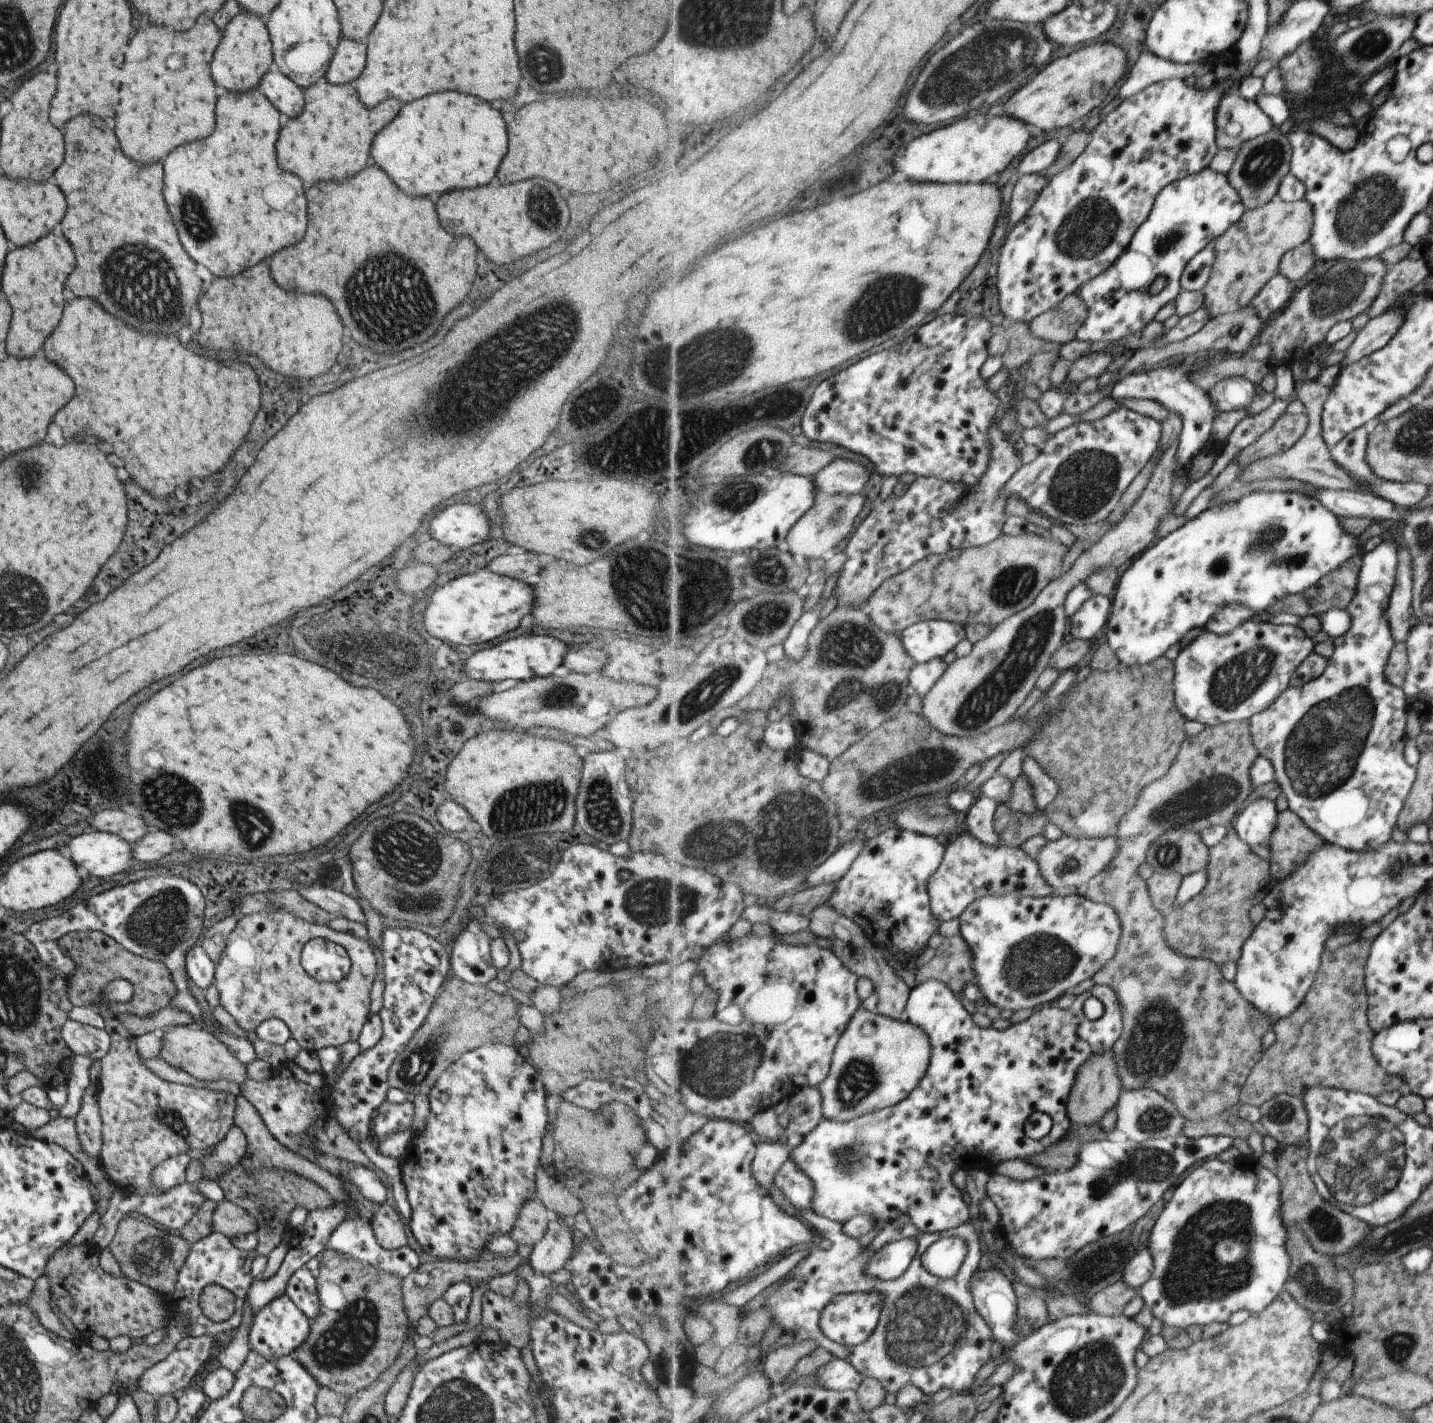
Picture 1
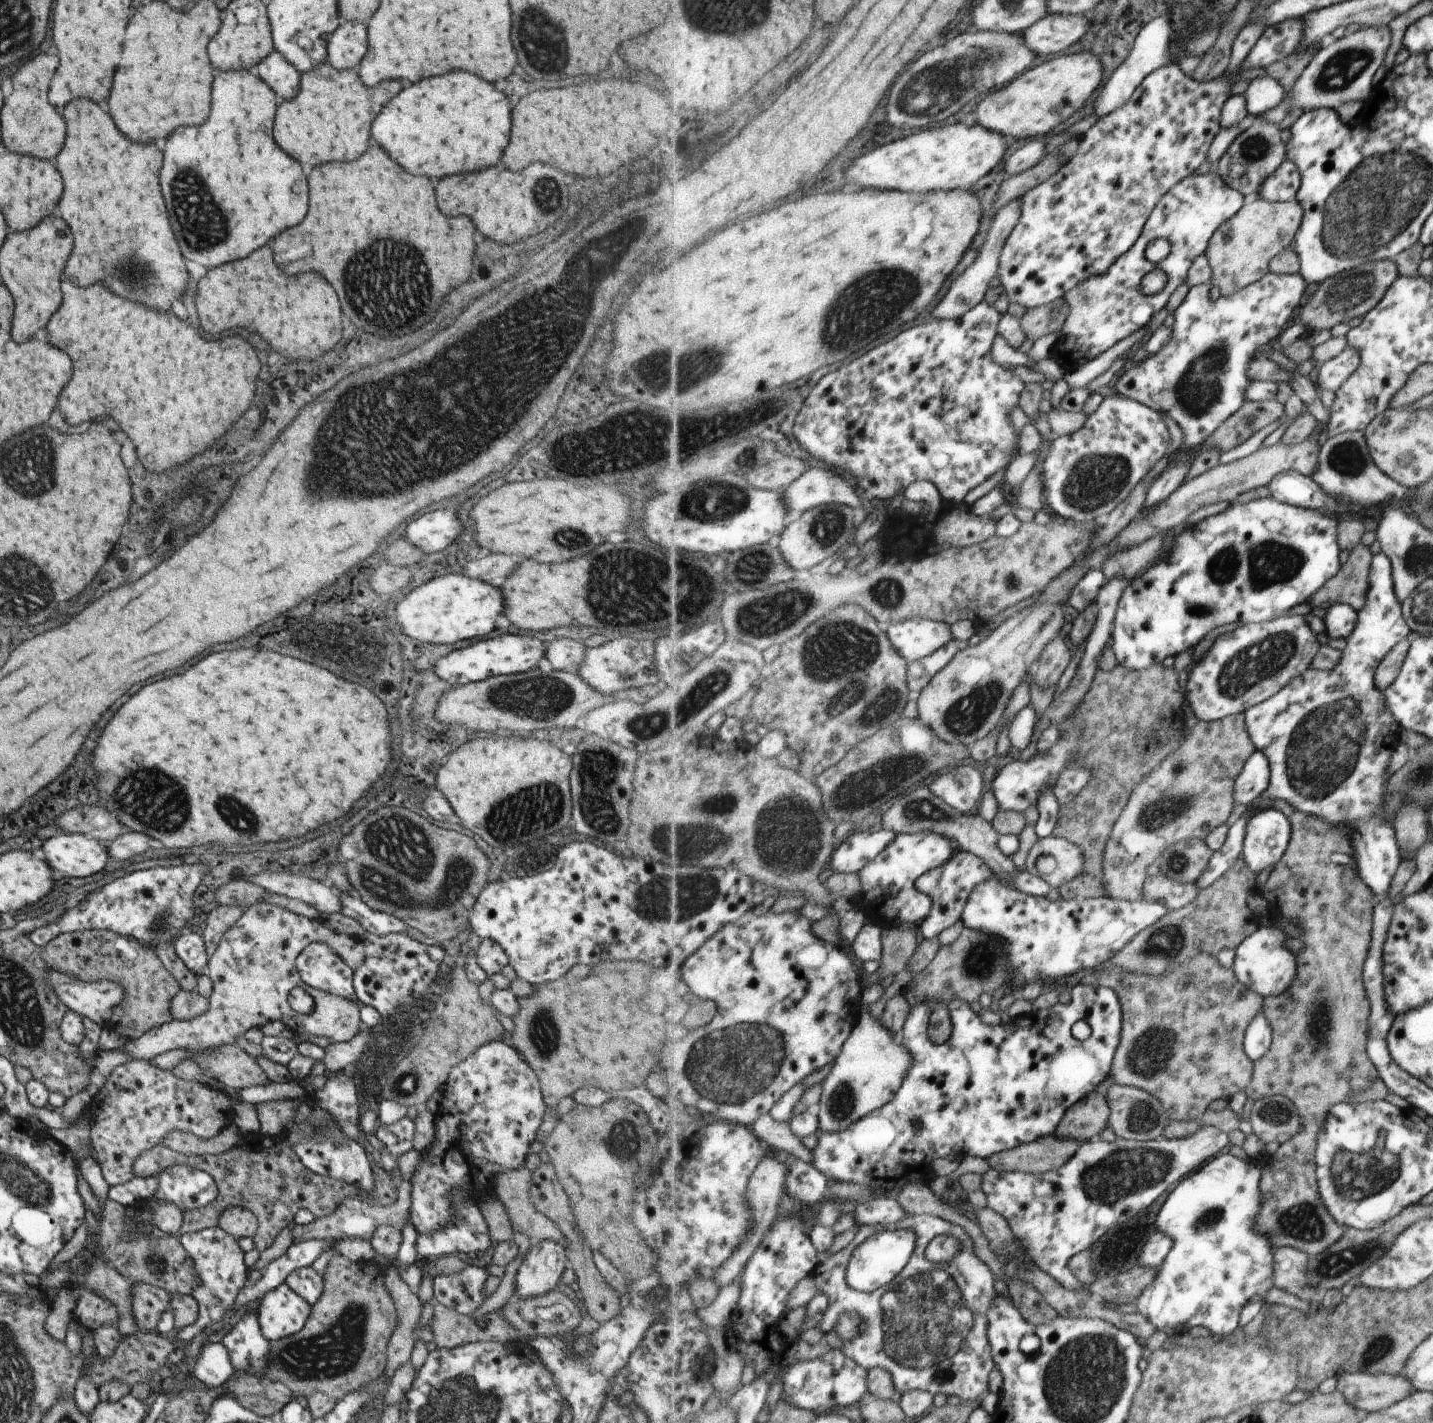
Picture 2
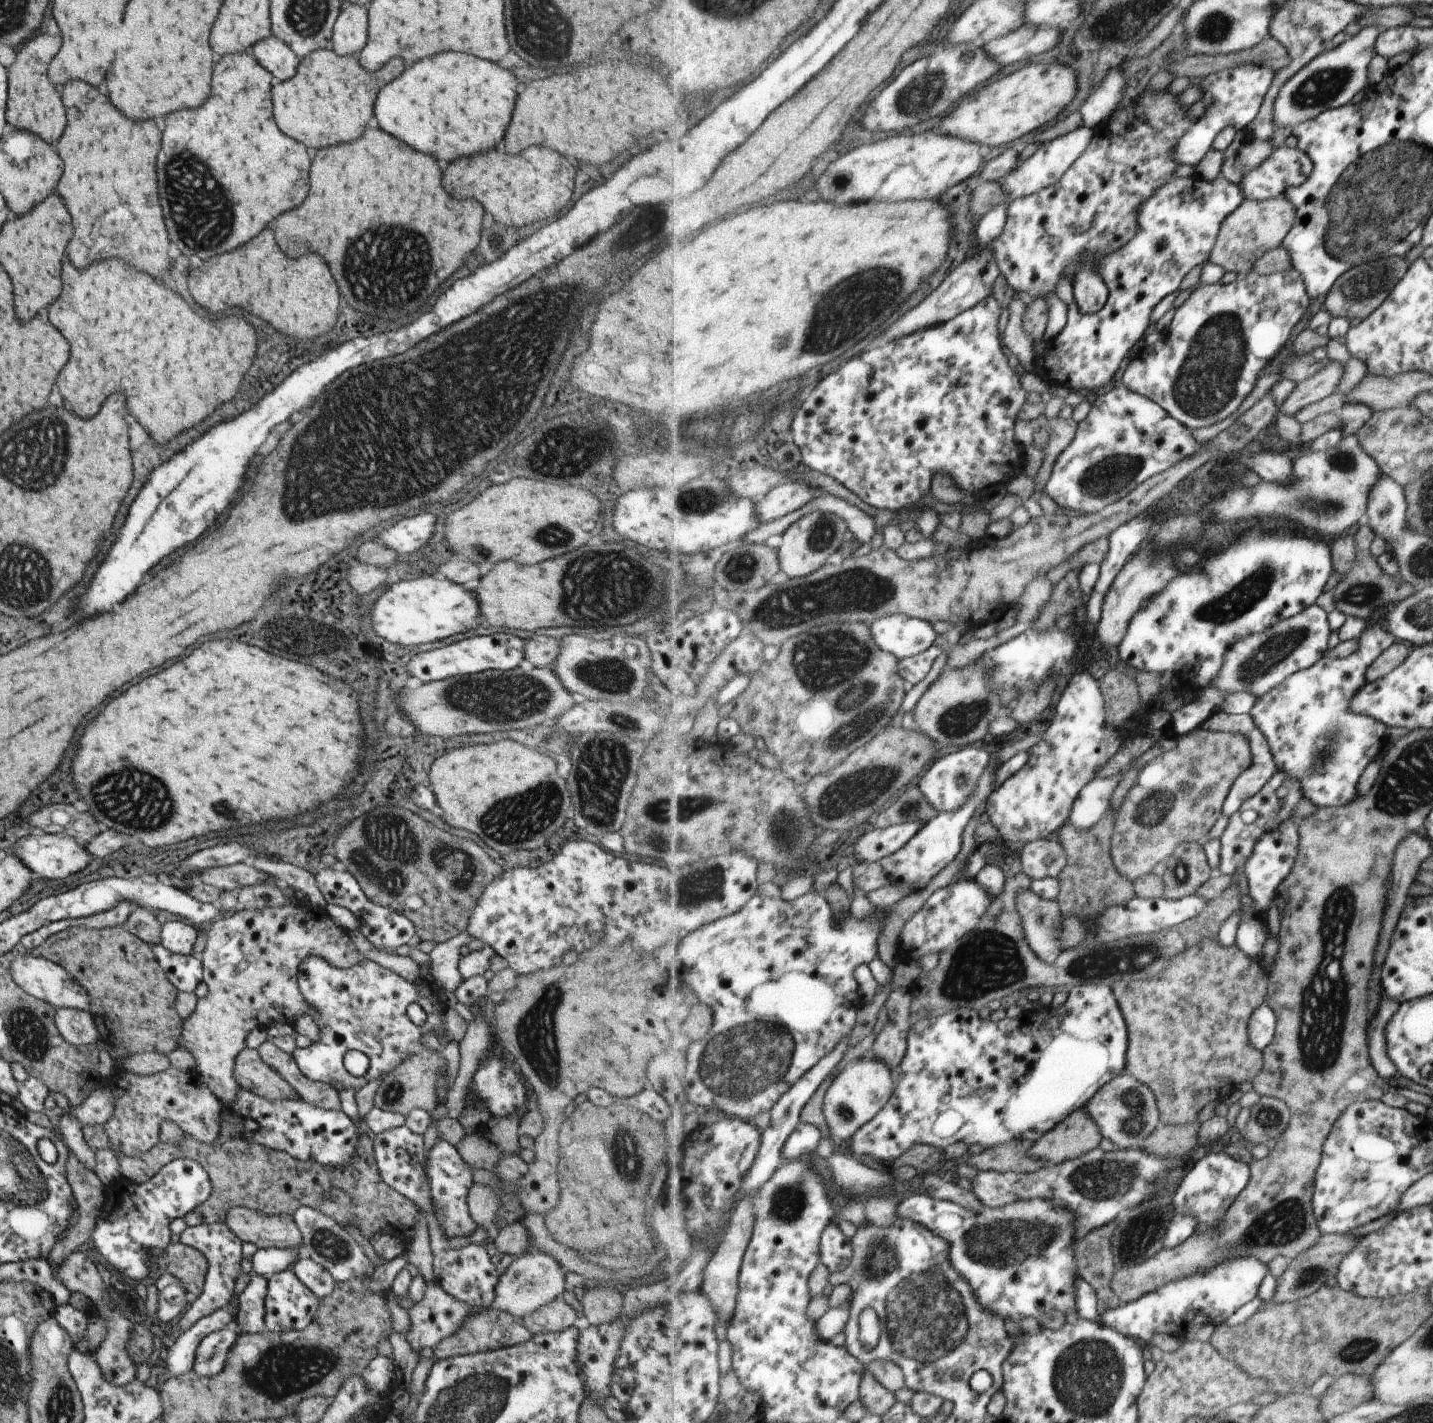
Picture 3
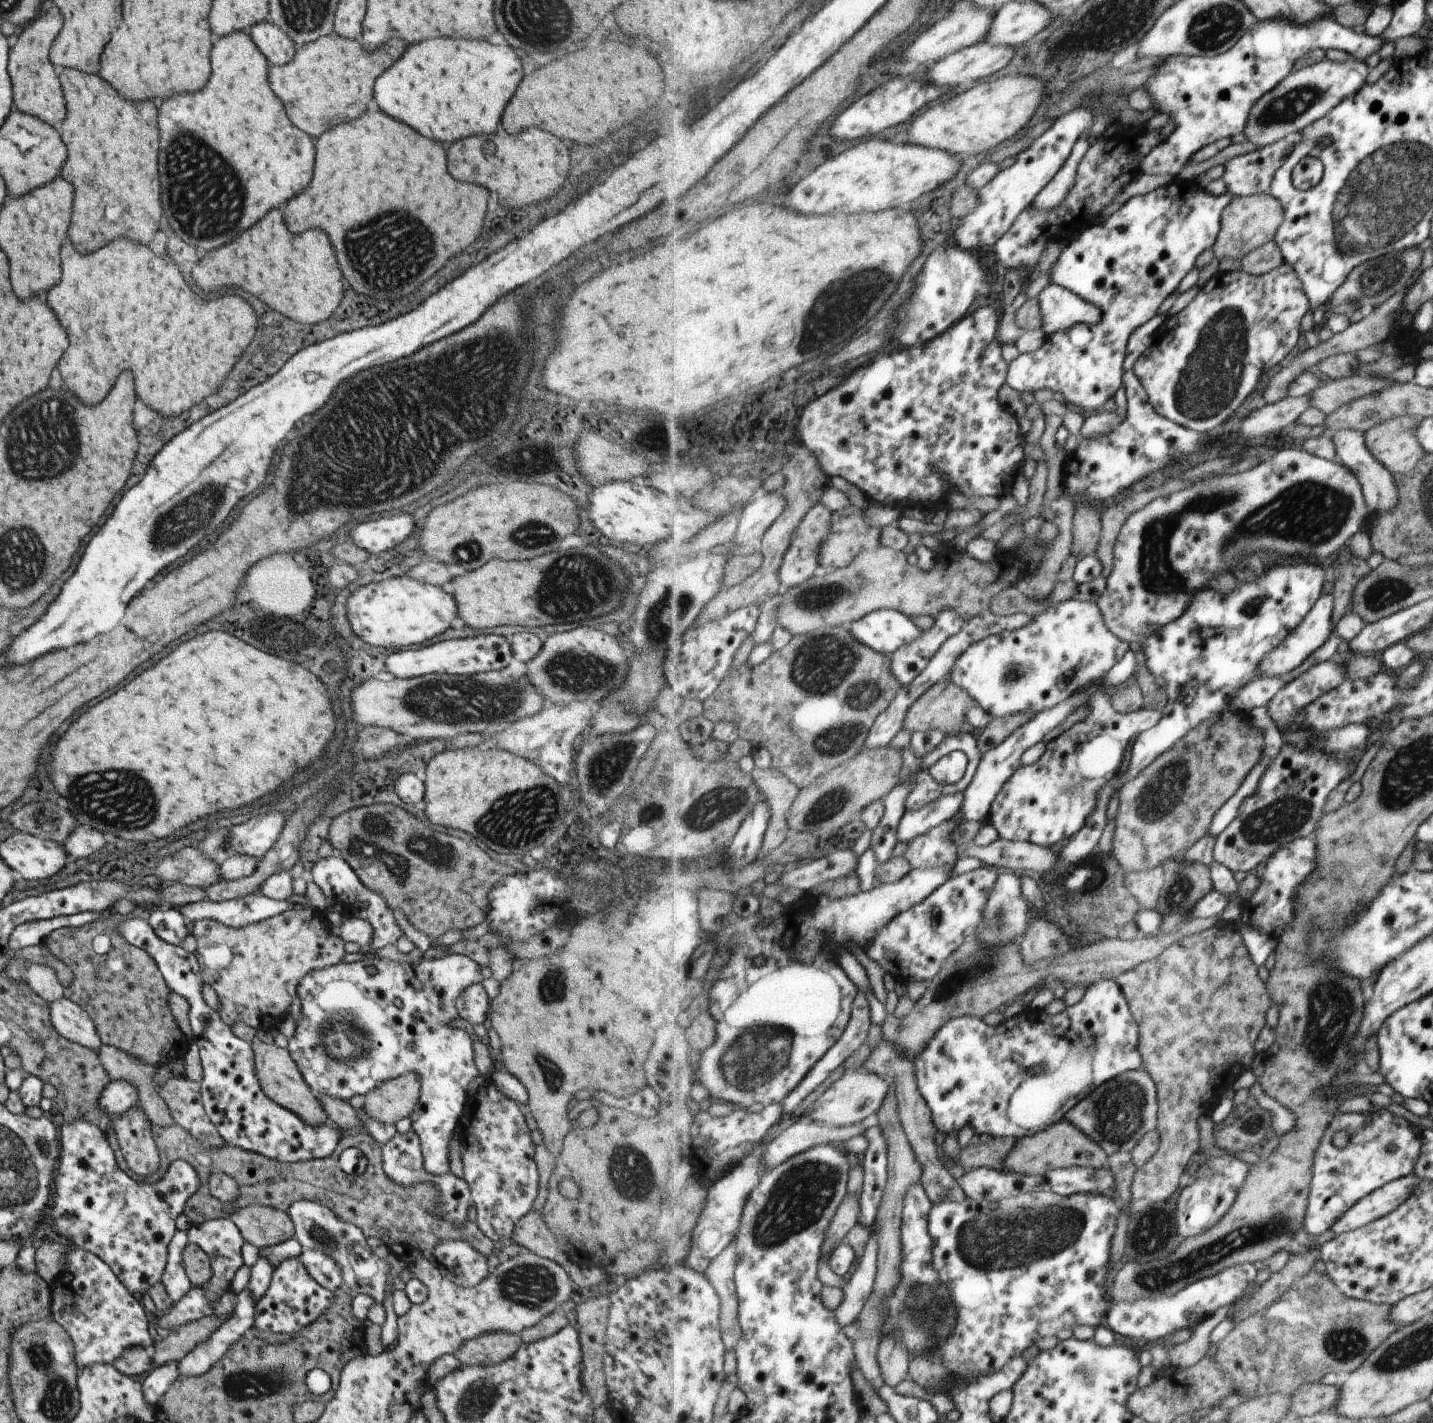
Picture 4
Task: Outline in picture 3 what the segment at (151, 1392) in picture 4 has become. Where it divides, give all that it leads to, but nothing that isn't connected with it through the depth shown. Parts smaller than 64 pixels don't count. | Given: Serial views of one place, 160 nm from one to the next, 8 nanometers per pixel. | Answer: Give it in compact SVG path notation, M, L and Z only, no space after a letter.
M230 1300L227 1306L215 1310L200 1320L176 1338L175 1342L167 1347L165 1358L165 1368L161 1371L165 1377L178 1377L181 1374L192 1371L193 1356L197 1344L203 1340L207 1334L221 1330L221 1328L232 1325L236 1314L238 1300Z

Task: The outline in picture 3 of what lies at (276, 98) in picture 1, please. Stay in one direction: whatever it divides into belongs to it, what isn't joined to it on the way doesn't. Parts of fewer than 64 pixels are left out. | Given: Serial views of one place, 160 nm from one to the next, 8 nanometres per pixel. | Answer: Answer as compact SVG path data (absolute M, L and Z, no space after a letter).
M273 36L258 40L249 48L249 54L273 76L273 80L277 78L281 82L295 74L300 61L284 42Z

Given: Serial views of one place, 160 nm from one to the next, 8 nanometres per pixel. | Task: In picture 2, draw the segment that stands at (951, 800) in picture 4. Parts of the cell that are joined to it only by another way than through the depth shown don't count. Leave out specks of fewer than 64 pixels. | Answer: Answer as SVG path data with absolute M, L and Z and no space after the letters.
M885 828L878 829L877 831L868 831L867 829L859 830L856 834L851 835L840 844L832 855L830 868L834 873L859 873L867 865L871 864L873 860L884 853L885 850L893 844L896 838L897 833Z

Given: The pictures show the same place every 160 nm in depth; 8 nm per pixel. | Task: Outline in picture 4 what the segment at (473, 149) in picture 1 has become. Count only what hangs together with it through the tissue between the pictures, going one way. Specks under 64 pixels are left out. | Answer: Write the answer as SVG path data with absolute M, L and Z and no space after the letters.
M437 38L409 46L407 52L393 64L393 68L380 74L379 78L374 80L373 100L385 116L409 126L423 138L433 138L441 144L451 144L457 138L465 138L471 134L493 134L505 104L521 82L521 74L523 72L519 58L507 46L493 46L483 40L475 42Z

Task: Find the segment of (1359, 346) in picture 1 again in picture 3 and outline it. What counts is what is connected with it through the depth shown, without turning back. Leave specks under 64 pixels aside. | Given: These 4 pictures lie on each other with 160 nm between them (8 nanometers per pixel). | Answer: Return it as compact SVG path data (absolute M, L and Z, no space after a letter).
M1331 360L1319 374L1299 383L1293 394L1281 404L1281 412L1294 417L1302 408L1334 394L1342 377L1343 367L1339 362Z

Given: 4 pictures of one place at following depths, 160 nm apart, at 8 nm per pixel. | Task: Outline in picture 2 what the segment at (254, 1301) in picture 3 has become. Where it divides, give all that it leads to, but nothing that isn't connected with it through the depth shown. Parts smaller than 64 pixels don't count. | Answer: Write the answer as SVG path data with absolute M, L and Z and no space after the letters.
M256 1310L245 1312L245 1316L241 1316L241 1320L237 1320L223 1336L221 1344L229 1354L232 1369L249 1370L253 1374L263 1372L269 1354L269 1341L261 1334Z

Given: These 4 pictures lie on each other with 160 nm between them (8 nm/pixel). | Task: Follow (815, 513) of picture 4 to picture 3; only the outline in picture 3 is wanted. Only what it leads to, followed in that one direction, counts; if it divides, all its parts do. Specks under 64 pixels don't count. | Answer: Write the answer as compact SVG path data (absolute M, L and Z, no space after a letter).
M817 511L803 515L782 534L782 544L778 549L780 567L791 579L809 576L819 570L829 556L840 552L848 535L848 522L838 514Z

